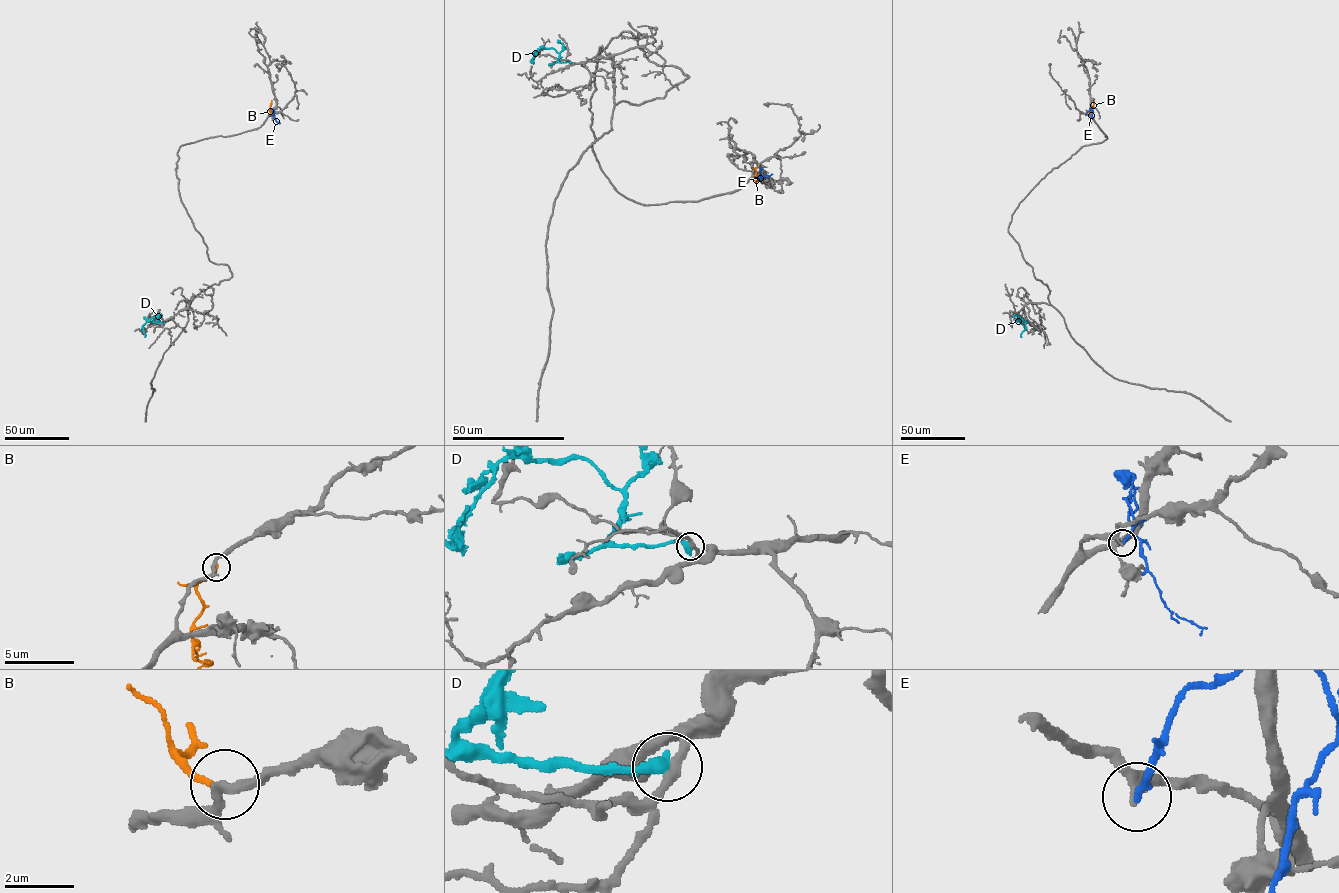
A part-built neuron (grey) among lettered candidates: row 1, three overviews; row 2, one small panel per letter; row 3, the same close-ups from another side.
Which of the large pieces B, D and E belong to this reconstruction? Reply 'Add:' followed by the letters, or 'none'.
Add: none

